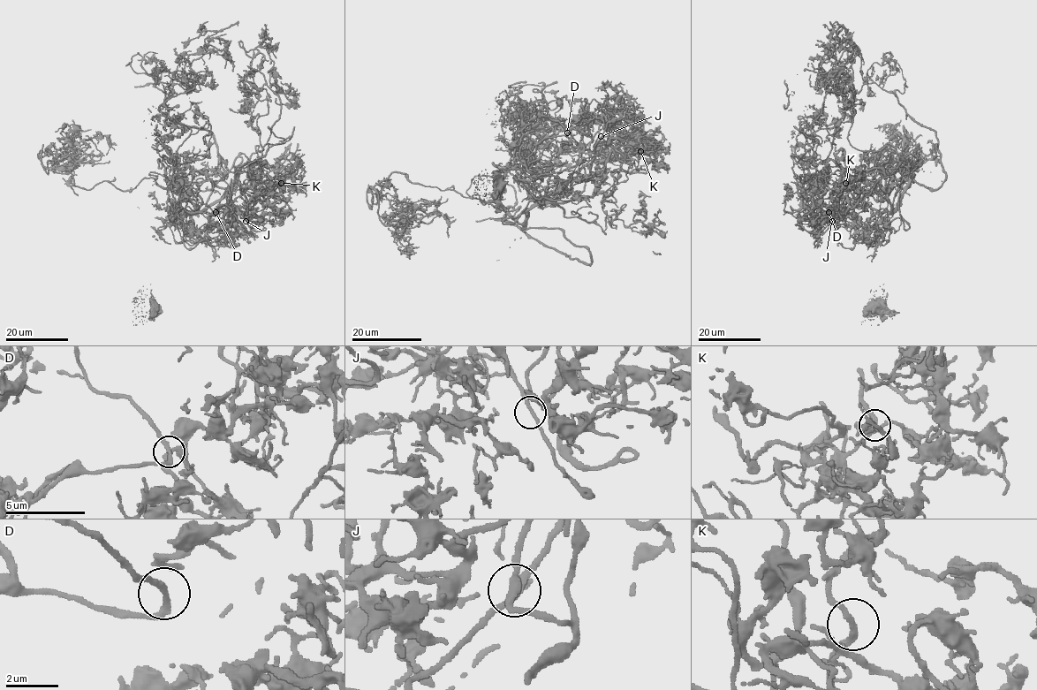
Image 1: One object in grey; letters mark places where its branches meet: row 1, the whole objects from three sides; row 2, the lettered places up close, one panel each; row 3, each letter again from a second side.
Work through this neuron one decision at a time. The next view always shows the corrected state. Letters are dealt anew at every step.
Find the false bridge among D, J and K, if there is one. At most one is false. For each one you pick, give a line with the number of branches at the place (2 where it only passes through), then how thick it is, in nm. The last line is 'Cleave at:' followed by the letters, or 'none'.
Cleave at: none

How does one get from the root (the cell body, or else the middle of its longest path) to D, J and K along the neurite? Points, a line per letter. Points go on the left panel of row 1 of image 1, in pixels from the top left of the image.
D: (236, 183), (221, 189), (179, 178), (185, 209), (198, 212), (201, 203), (186, 186), (200, 212), (215, 212)
J: (236, 183), (221, 189), (179, 178), (179, 204), (202, 212), (230, 179), (230, 202), (246, 221)
K: (236, 183), (221, 189), (179, 178), (179, 204), (206, 210), (240, 171), (255, 189), (280, 183)

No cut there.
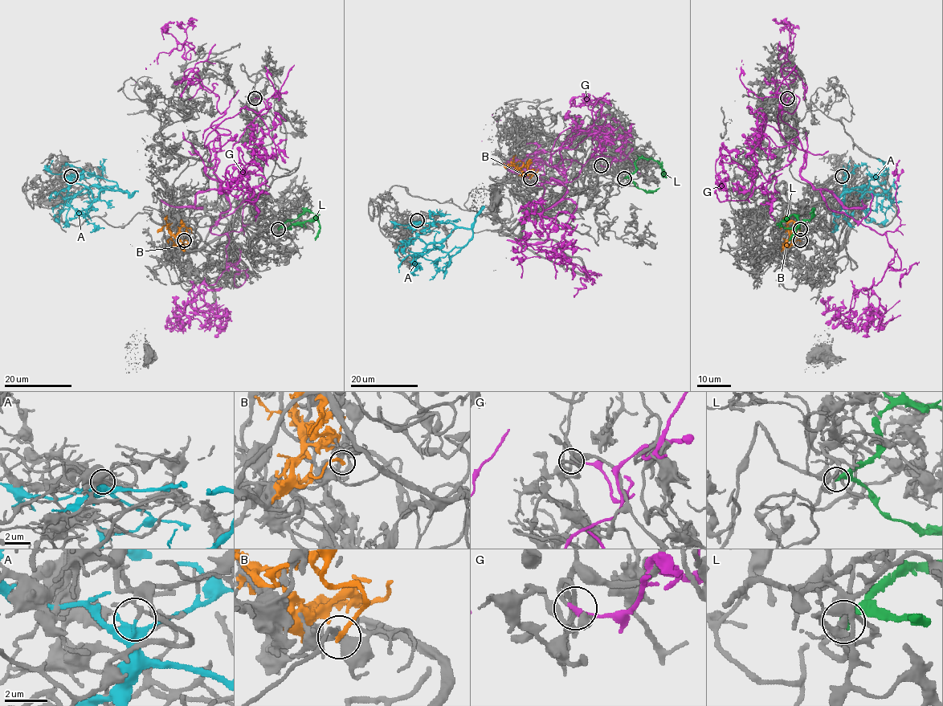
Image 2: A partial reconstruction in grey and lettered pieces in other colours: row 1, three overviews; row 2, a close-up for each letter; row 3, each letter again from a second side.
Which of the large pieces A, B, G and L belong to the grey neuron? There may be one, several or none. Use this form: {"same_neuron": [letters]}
{"same_neuron": []}

